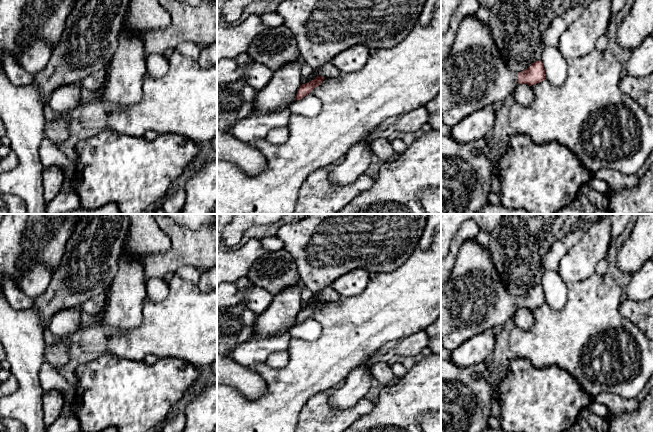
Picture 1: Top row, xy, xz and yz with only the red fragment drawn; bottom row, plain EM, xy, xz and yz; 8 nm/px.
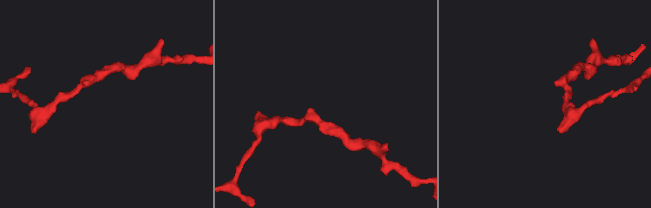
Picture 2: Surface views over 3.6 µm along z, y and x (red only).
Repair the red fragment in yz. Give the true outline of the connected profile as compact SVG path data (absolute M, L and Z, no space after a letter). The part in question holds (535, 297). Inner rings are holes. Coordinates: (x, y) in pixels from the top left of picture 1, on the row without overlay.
M476 239L467 240L460 247L451 276L441 291L441 345L452 352L467 339L490 328L497 329L507 323L519 307L532 310L545 302L545 293L541 284L532 287L526 294L519 297L510 294L493 264L490 249L482 247Z

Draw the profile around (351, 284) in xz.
M355 269L339 277L330 286L341 297L355 297L365 290L370 278L369 272Z

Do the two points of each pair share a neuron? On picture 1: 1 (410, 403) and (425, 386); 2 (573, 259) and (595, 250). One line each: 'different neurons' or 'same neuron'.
1: same neuron
2: same neuron

